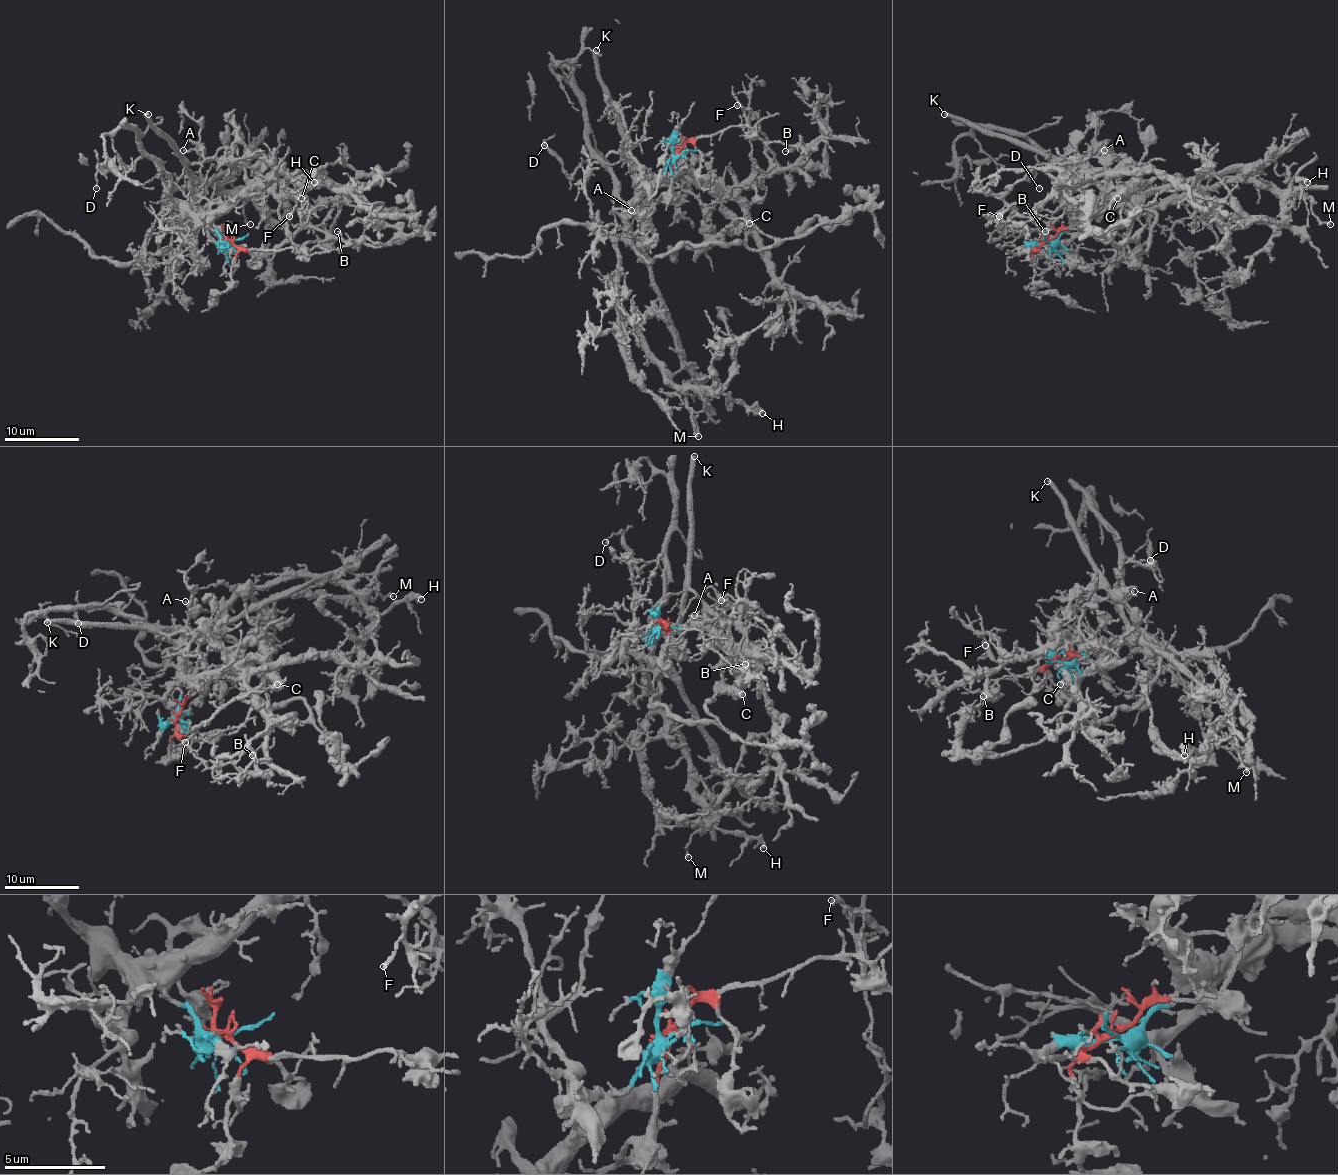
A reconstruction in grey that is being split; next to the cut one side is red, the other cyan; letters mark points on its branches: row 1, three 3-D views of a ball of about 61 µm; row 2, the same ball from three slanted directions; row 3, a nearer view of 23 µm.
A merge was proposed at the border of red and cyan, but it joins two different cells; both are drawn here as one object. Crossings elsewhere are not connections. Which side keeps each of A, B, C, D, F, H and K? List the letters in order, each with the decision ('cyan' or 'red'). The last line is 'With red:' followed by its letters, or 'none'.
A: red
B: red
C: cyan
D: cyan
F: cyan
H: cyan
K: red
With red: A, B, K

